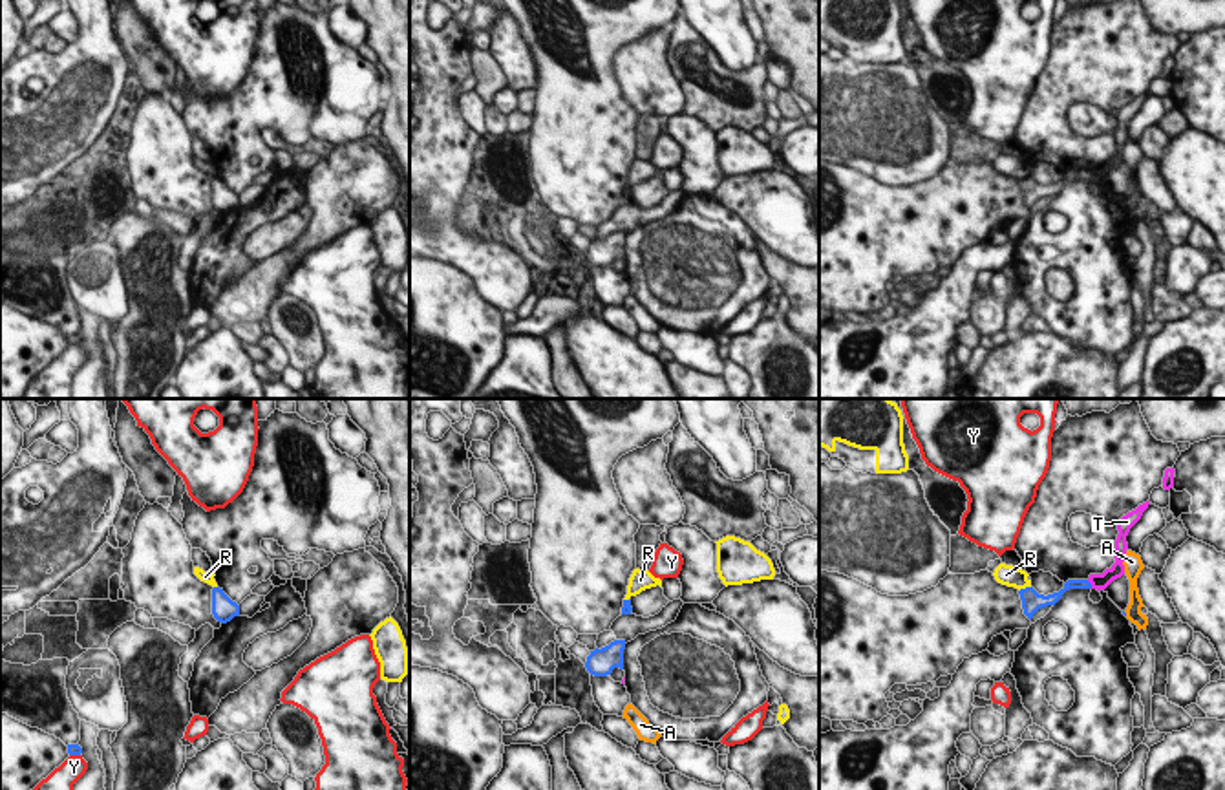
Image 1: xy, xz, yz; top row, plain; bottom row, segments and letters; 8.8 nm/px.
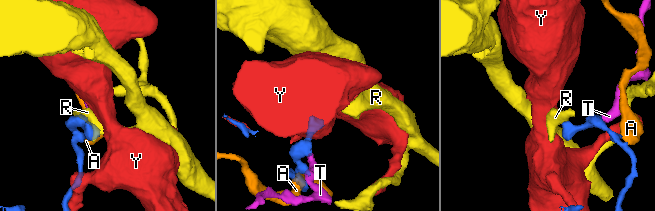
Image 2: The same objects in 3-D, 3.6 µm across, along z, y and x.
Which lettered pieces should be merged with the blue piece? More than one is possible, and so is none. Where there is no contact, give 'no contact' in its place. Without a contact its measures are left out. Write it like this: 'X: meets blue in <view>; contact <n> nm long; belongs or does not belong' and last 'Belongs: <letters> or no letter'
A: meets blue in yz; contact 60 nm long; does not belong
R: meets blue in yz; contact 120 nm long; does not belong
T: meets blue in yz; contact 100 nm long; does not belong
Y: meets blue in xy; contact 100 nm long; does not belong
Belongs: no letter

